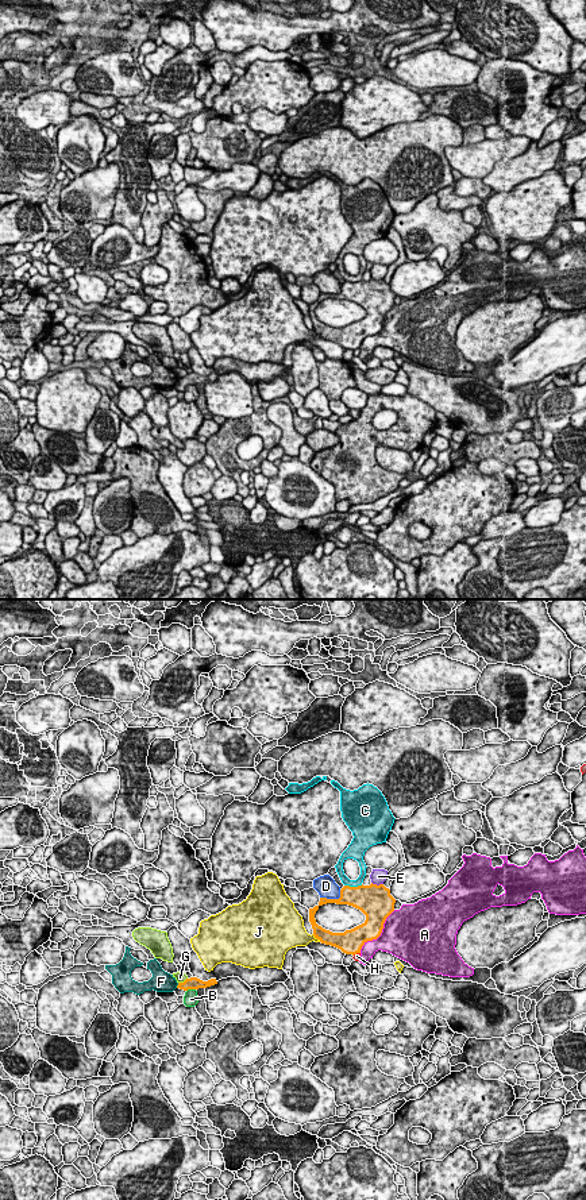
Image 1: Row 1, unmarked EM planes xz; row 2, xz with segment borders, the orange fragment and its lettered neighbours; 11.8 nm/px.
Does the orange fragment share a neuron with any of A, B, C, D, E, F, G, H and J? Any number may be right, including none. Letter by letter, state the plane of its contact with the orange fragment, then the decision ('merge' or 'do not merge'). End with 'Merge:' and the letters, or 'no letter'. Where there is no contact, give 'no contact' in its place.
A: xz | do not merge
B: xz | do not merge
C: xz | do not merge
D: xz | do not merge
E: xz | do not merge
F: xz | do not merge
G: xz | do not merge
H: xz | do not merge
J: xz | do not merge
Merge: no letter

